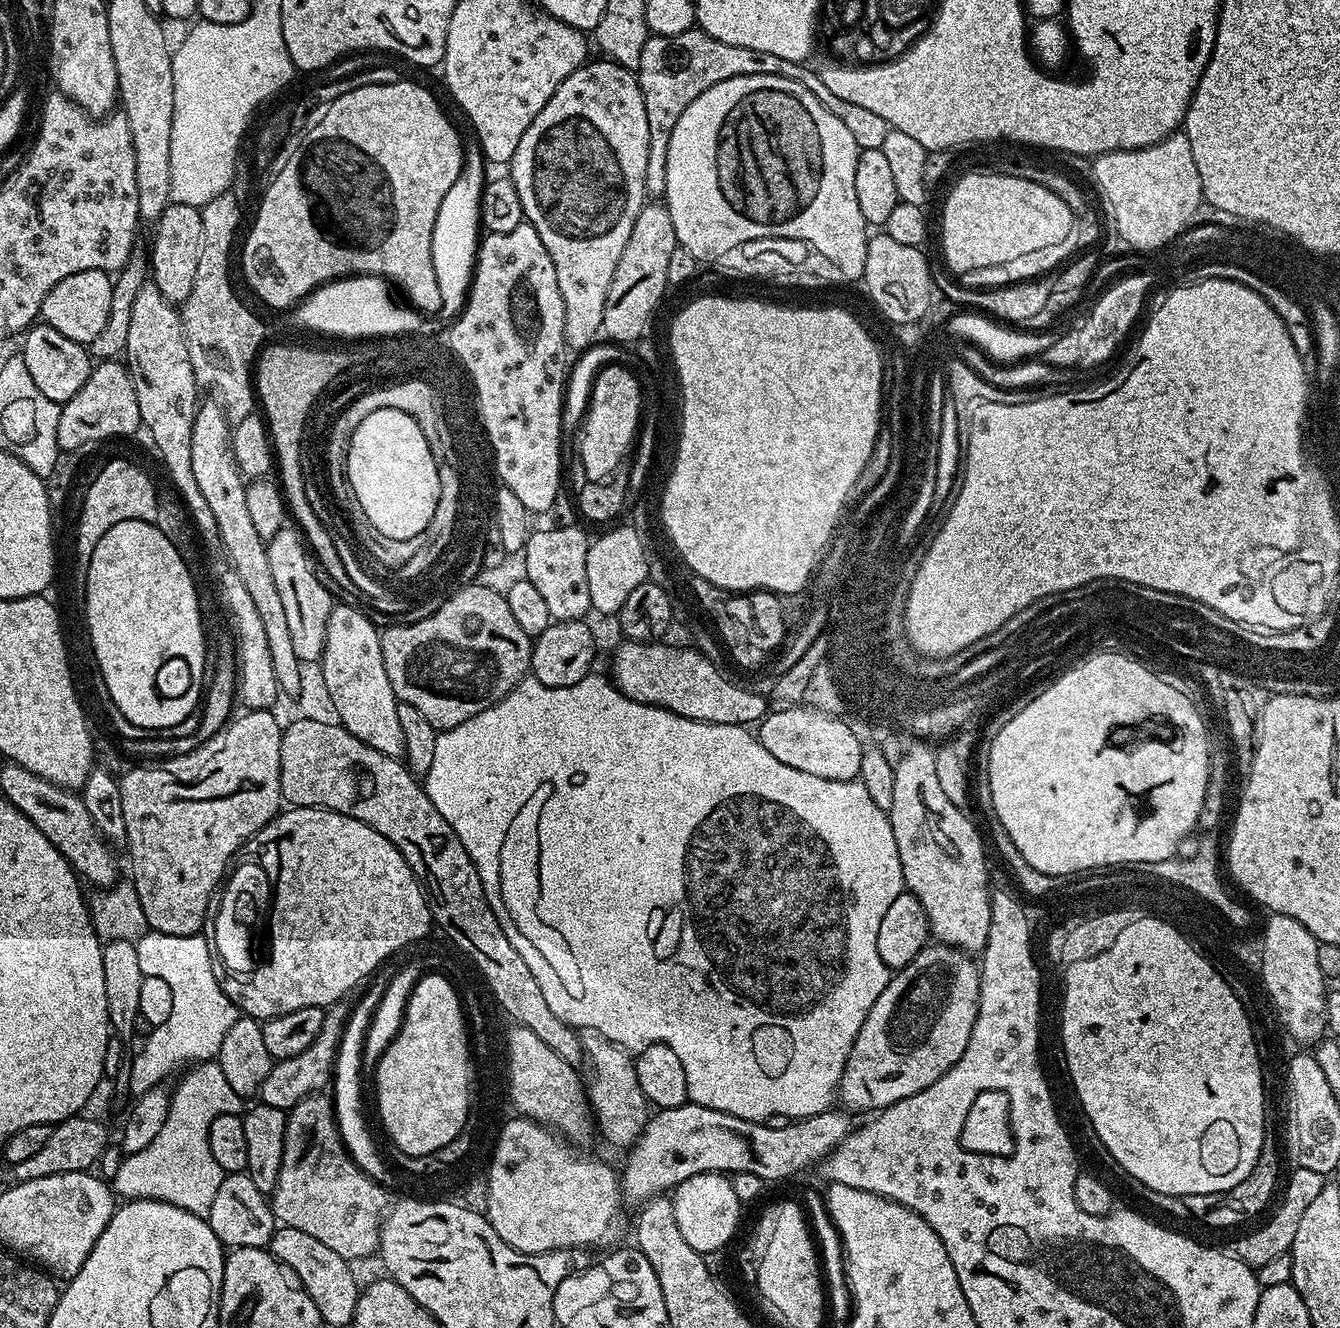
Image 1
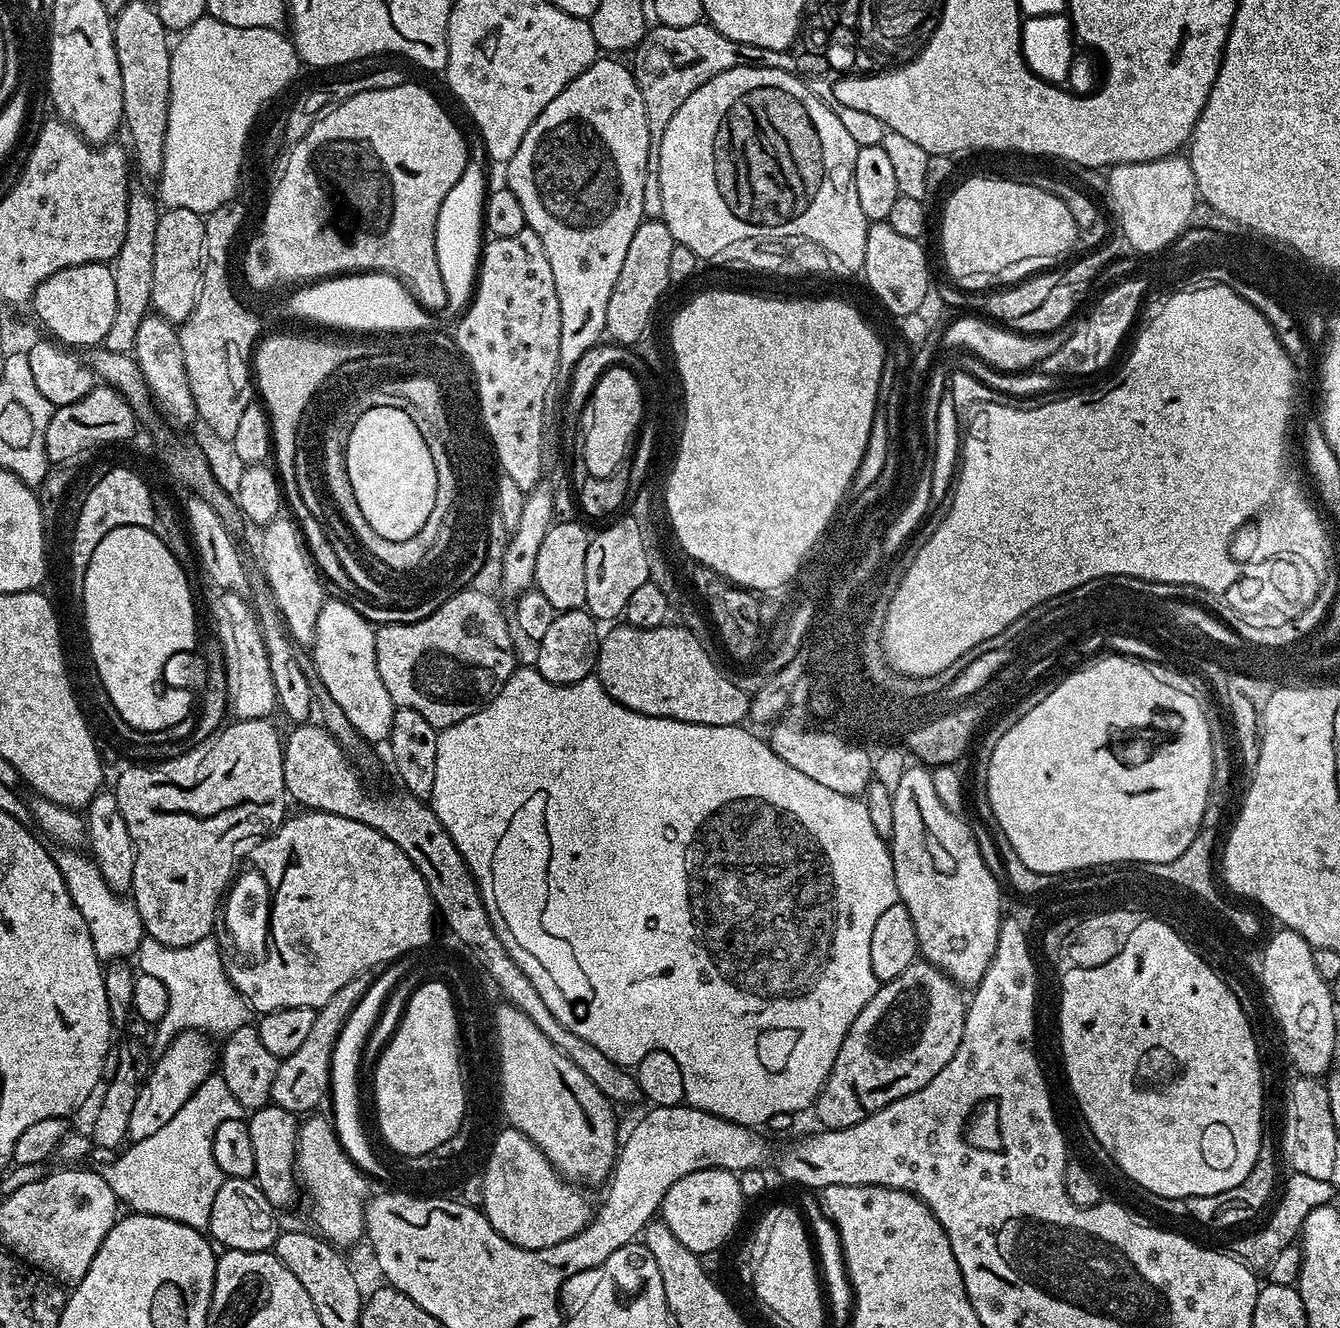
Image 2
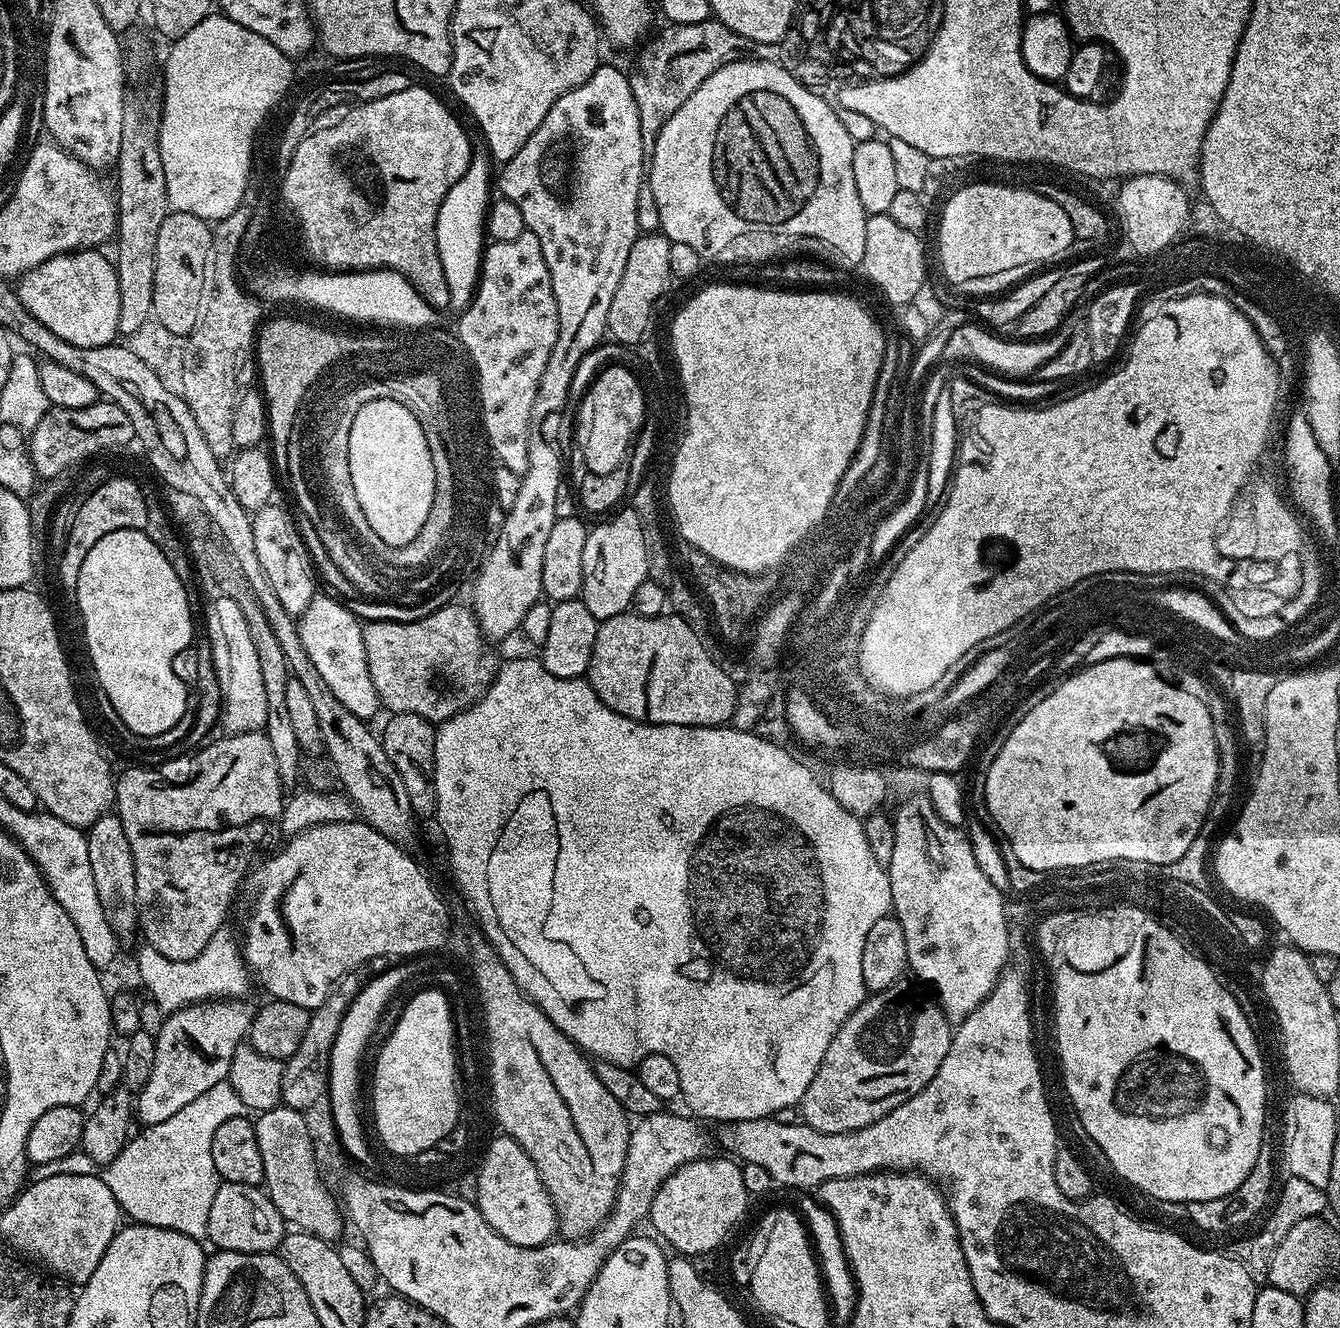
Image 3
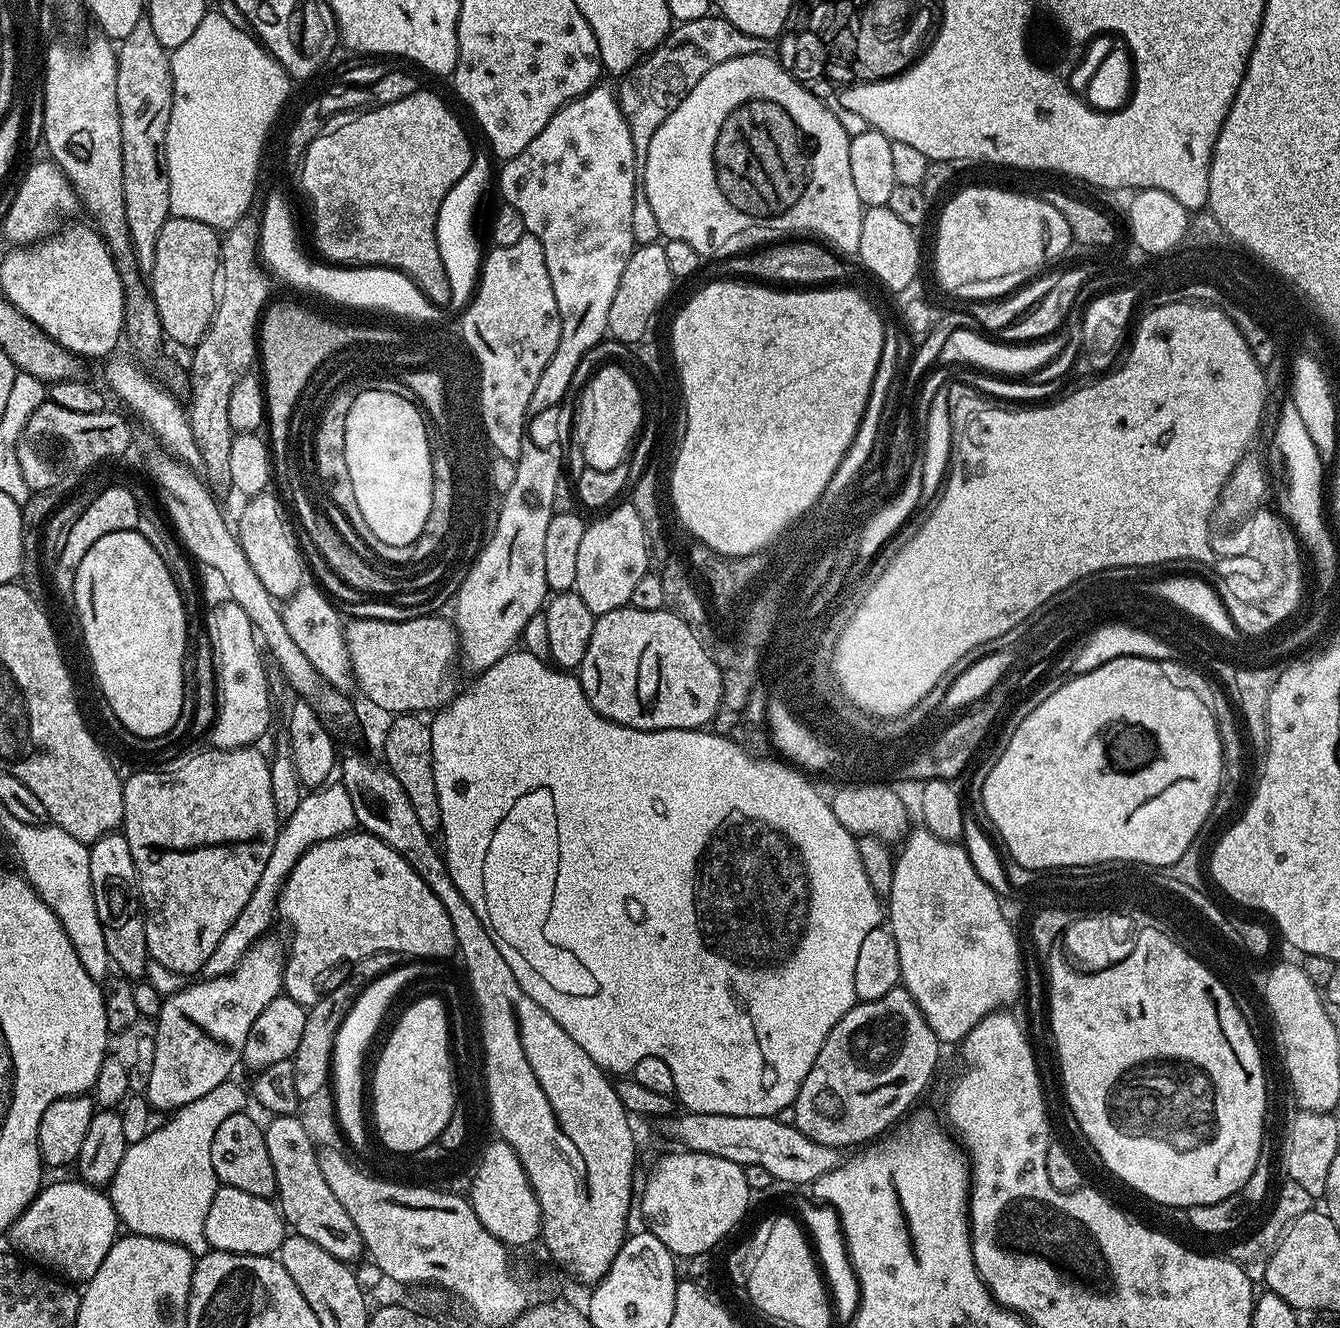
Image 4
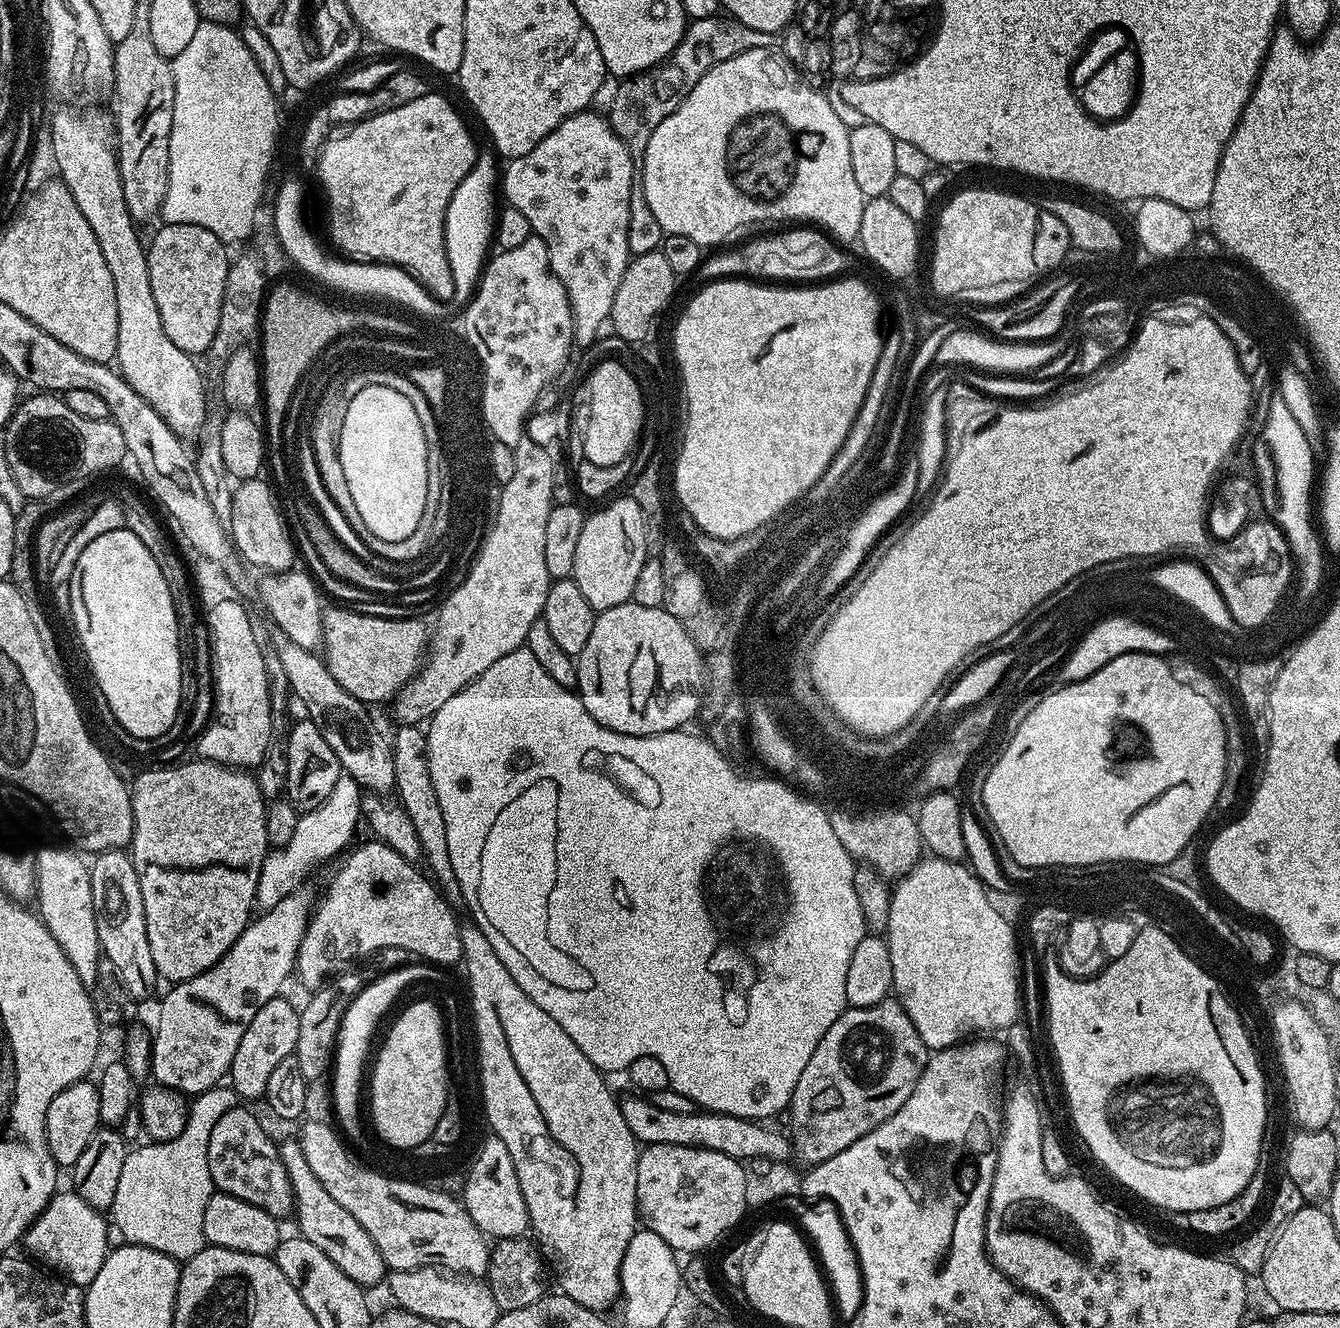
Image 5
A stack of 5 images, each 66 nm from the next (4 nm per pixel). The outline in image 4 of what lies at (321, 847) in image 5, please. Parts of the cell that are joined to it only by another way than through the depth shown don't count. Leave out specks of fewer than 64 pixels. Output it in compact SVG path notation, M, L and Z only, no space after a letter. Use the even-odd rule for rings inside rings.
M332 782L327 786L321 786L301 795L298 810L294 810L294 814L287 816L279 825L276 841L270 850L270 862L266 862L266 870L262 870L262 878L258 882L250 902L246 902L242 914L238 914L234 926L230 926L230 930L226 930L222 942L218 942L218 950L214 950L214 954L210 954L210 958L202 970L203 975L211 978L227 976L228 973L233 972L250 945L256 943L267 933L264 931L267 930L268 922L272 916L274 918L274 913L277 911L280 889L284 886L284 879L290 874L290 870L294 870L298 858L302 858L302 854L306 854L306 850L310 850L310 846L314 846L318 842L326 842L330 838L344 836L347 832L353 831L353 828L352 803L350 794L346 794L343 783Z

